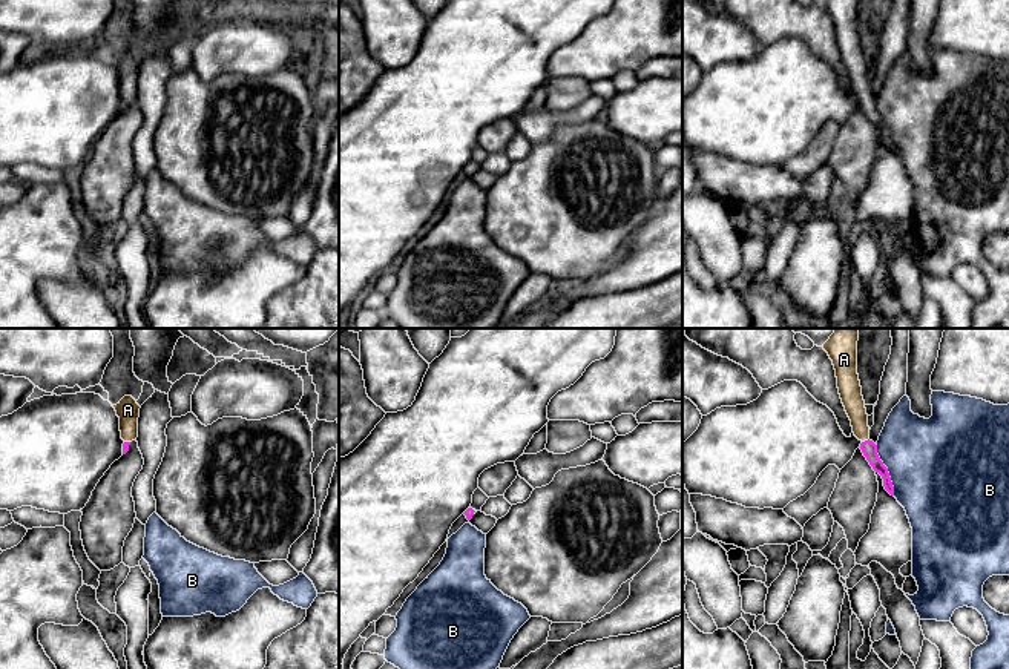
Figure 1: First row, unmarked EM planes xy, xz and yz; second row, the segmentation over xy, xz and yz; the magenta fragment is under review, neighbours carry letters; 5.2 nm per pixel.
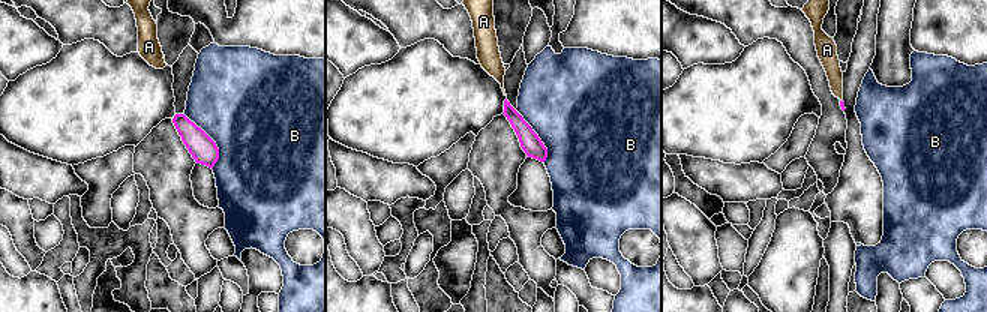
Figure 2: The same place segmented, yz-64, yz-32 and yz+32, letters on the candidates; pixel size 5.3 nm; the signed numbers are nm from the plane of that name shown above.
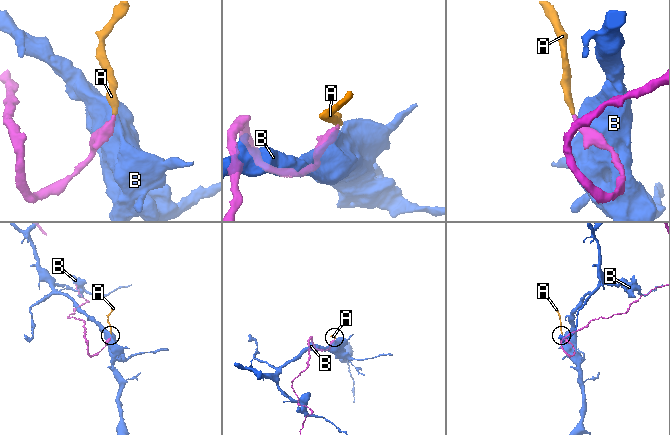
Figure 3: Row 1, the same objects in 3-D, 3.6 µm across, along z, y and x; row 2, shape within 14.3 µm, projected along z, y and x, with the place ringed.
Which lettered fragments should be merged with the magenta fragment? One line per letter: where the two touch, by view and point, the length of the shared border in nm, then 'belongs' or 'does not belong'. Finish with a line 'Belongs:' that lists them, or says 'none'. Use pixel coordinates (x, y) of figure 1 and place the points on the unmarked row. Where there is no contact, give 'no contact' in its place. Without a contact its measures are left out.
A: yz (865, 97) | 50 nm | belongs
B: yz (887, 126) | 280 nm | does not belong
Belongs: A

